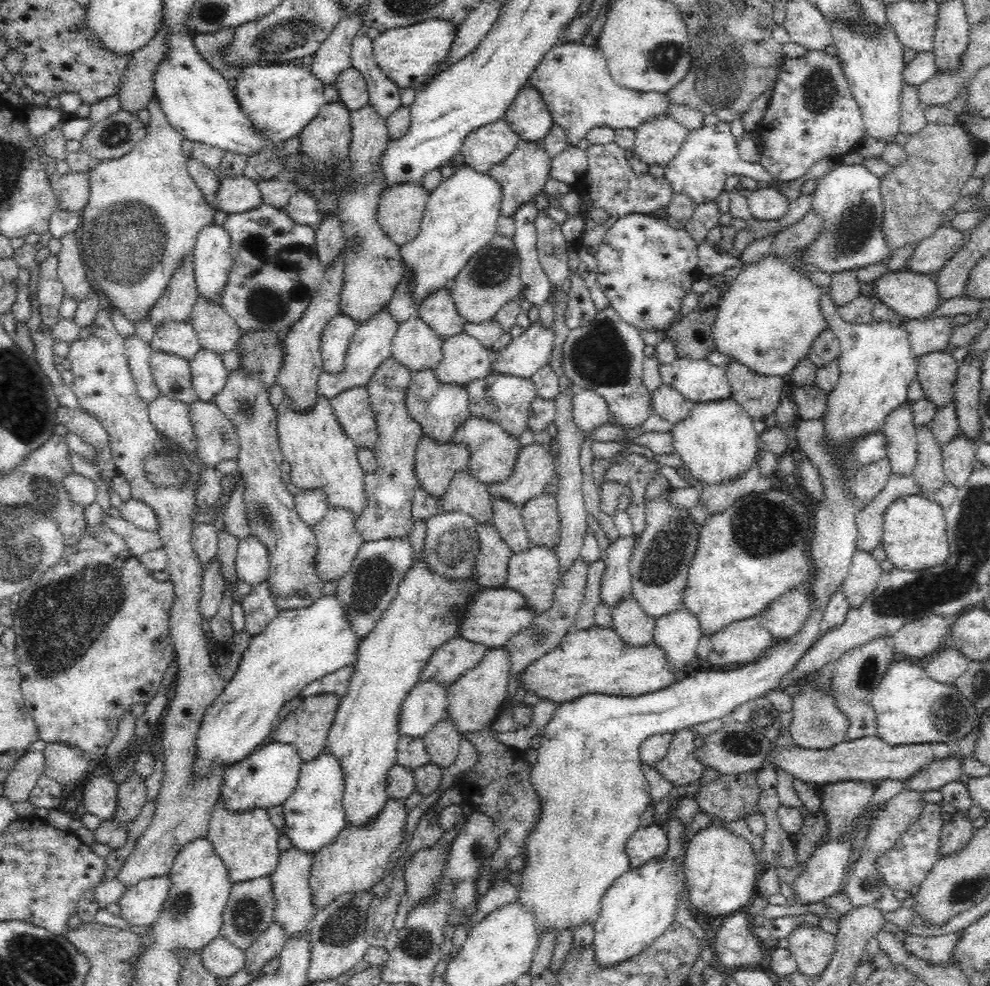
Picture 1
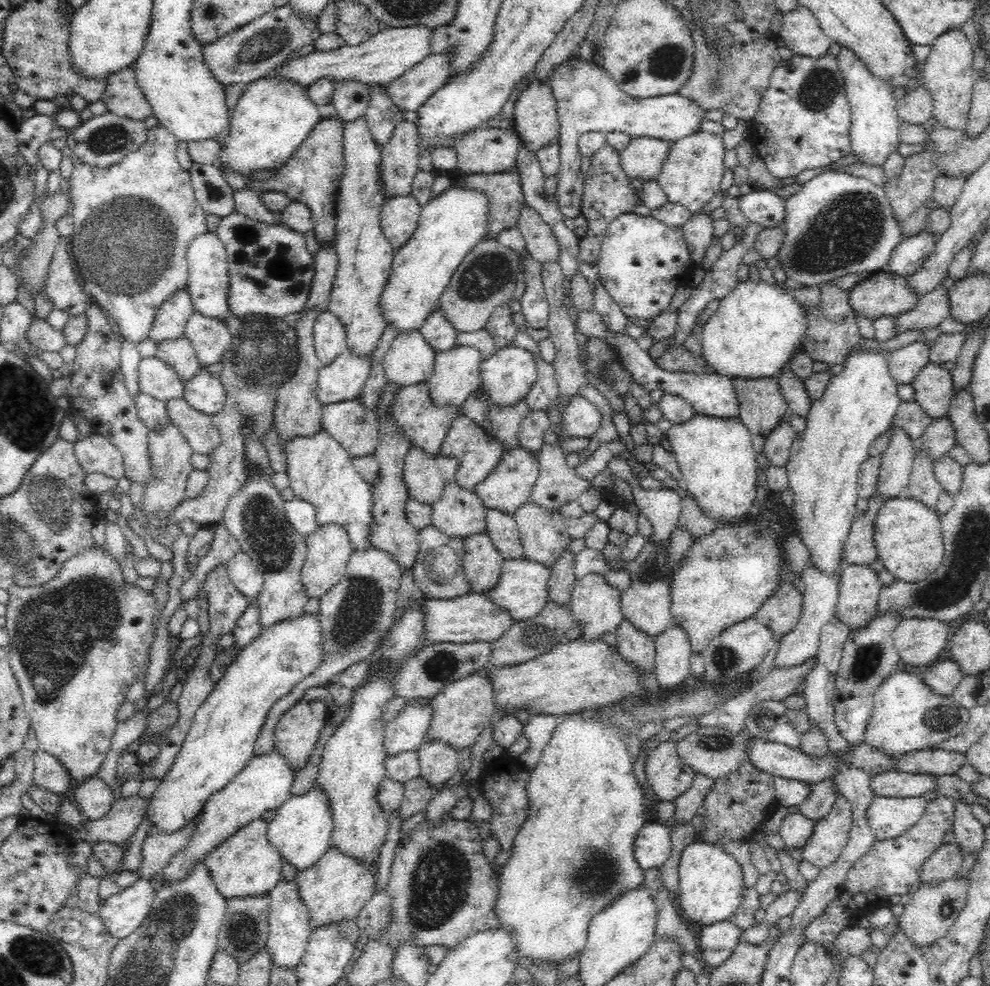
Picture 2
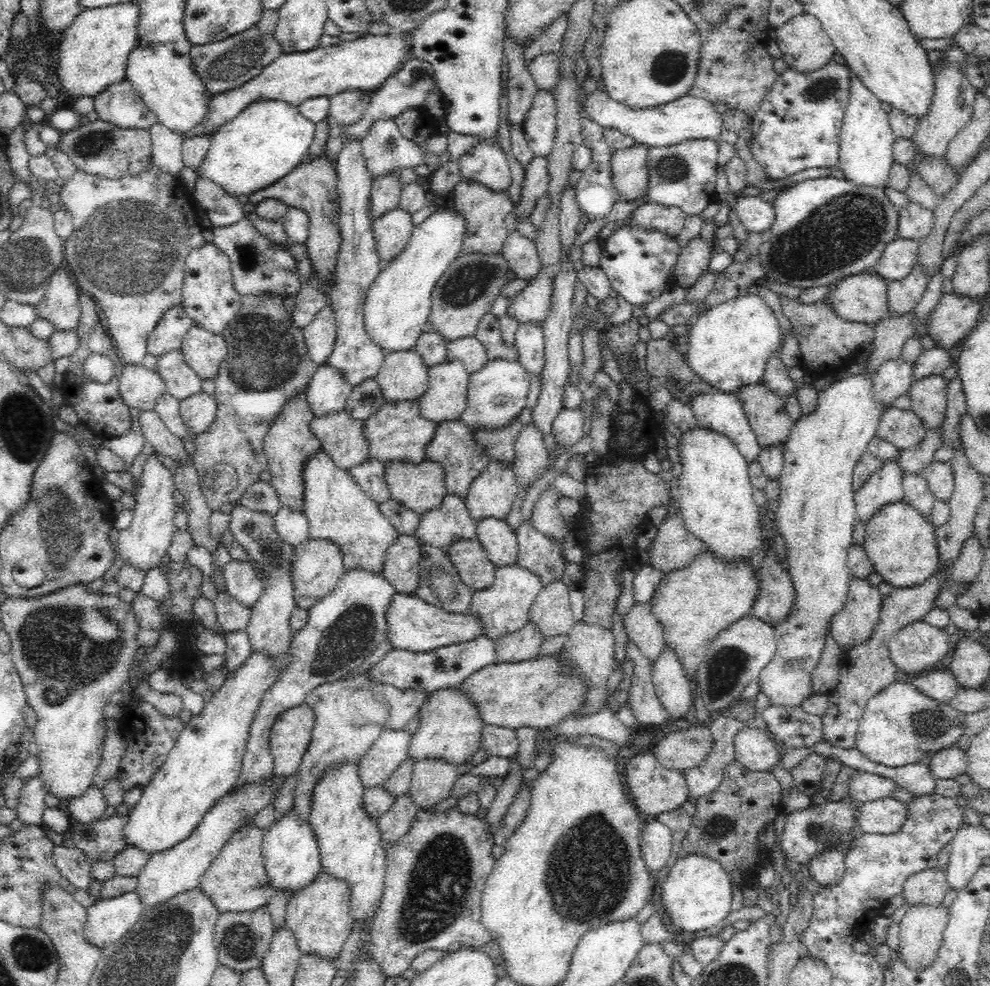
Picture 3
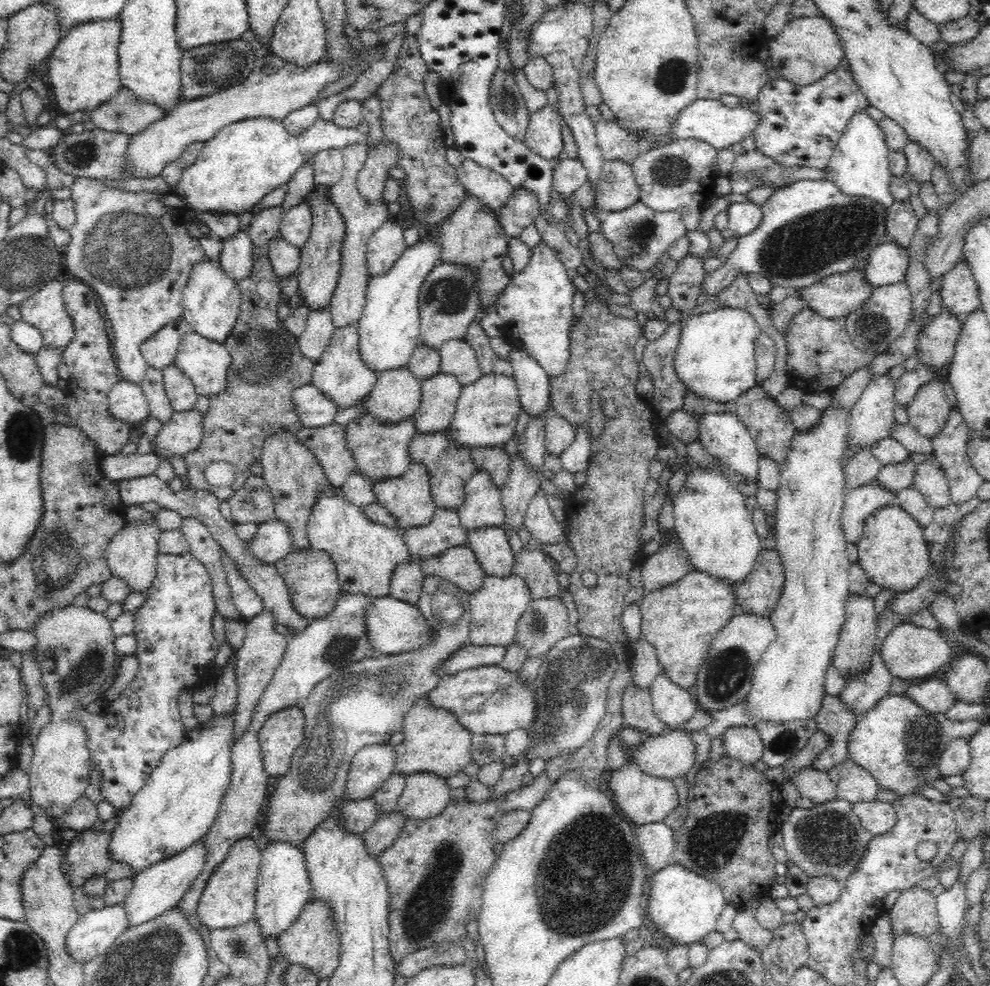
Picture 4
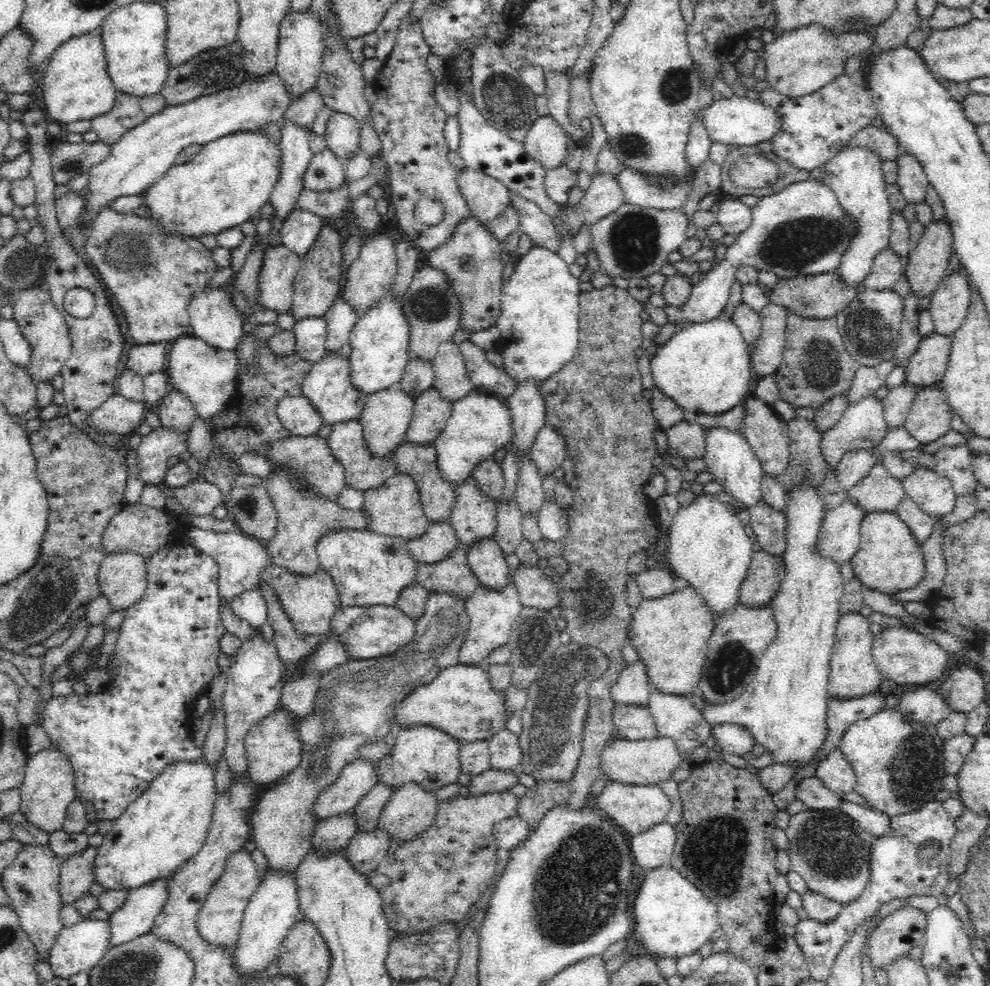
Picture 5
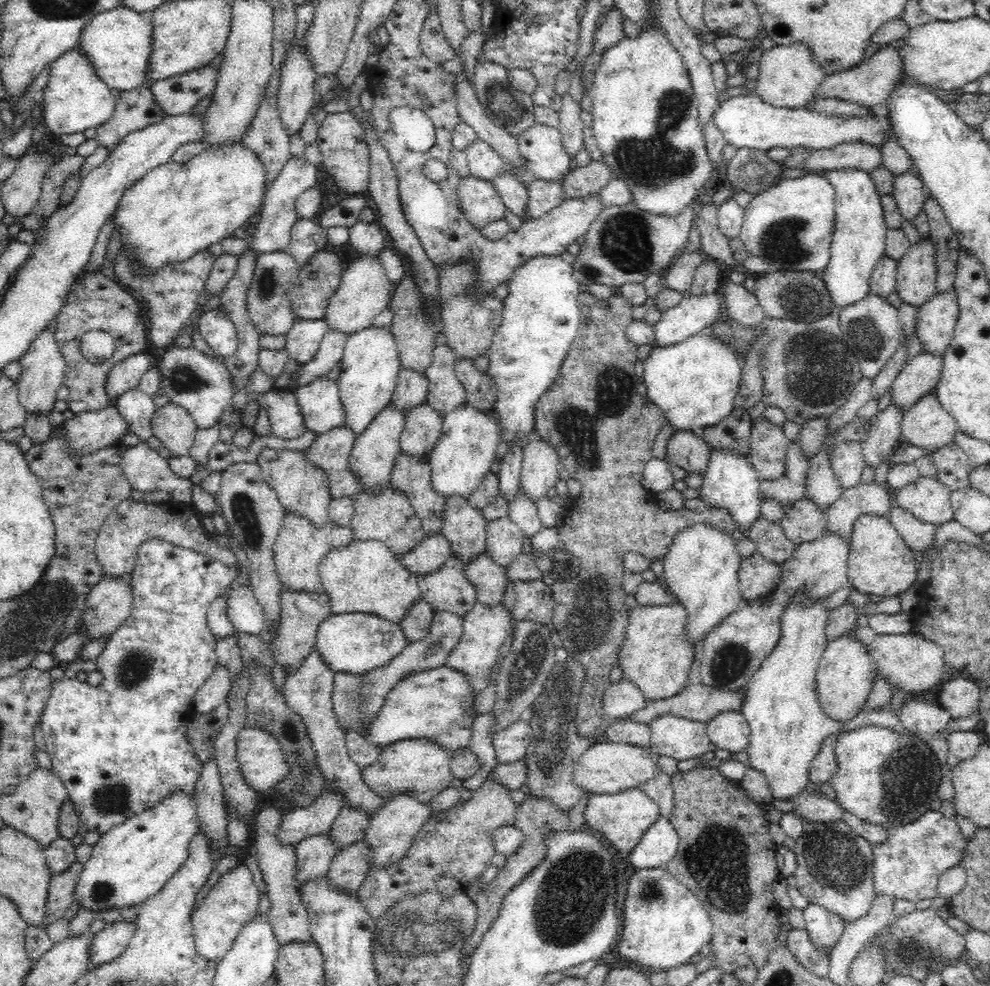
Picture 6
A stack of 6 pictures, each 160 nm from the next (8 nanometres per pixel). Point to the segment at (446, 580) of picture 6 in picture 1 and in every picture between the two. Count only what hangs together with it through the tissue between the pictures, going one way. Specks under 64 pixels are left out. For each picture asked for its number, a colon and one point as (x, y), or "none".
1: (491, 569)
2: (482, 562)
3: (476, 570)
4: (458, 564)
5: (453, 574)

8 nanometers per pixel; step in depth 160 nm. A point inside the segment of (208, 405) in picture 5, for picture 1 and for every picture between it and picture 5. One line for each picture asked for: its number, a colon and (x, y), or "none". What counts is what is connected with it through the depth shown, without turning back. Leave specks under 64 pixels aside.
1: (217, 331)
2: (211, 338)
3: (203, 350)
4: (206, 362)

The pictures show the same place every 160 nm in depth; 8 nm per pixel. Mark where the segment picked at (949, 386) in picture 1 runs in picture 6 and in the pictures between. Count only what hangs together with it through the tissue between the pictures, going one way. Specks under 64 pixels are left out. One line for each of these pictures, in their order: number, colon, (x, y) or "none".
2: (934, 386)
3: (928, 395)
4: (928, 411)
5: (929, 418)
6: (927, 424)

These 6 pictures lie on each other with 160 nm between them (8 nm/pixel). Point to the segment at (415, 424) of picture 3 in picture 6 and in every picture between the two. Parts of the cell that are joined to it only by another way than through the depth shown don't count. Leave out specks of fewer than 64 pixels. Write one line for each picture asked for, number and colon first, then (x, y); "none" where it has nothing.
4: (380, 449)
5: (364, 470)
6: (330, 451)

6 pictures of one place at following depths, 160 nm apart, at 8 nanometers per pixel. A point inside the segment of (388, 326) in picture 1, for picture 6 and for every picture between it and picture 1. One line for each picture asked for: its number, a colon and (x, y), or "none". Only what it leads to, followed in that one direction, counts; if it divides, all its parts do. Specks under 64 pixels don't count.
2: (342, 379)
3: (328, 390)
4: (314, 408)
5: (297, 414)
6: (287, 422)

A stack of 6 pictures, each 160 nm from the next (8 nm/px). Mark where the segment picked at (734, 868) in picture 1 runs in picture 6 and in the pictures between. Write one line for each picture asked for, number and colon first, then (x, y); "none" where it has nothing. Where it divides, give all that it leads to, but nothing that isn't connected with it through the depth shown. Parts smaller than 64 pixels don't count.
2: (711, 883)
3: (697, 893)
4: (685, 906)
5: (674, 918)
6: (665, 924)

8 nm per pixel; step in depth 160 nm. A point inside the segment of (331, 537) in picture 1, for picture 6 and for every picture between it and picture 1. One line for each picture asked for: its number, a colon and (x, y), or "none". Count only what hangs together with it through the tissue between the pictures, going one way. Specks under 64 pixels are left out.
2: (329, 548)
3: (317, 566)
4: (310, 575)
5: (310, 601)
6: (301, 612)

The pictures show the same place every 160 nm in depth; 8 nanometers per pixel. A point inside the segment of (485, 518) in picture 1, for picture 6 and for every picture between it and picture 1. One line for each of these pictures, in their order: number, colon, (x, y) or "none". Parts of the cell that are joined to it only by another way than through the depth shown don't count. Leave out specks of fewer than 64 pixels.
2: (458, 512)
3: (450, 521)
4: (445, 530)
5: (439, 540)
6: (434, 549)

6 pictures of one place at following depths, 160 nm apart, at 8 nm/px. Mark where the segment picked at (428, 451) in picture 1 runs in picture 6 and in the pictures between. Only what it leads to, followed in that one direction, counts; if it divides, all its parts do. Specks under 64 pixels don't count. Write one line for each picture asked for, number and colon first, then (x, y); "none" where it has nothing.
2: (426, 475)
3: (420, 487)
4: (408, 497)
5: (395, 509)
6: (387, 515)

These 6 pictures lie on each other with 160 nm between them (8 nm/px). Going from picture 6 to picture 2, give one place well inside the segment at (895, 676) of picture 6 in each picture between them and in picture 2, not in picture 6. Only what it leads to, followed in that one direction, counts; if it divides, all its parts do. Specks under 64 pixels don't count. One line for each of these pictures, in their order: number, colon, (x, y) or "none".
2: (918, 641)
3: (916, 647)
4: (909, 651)
5: (905, 656)

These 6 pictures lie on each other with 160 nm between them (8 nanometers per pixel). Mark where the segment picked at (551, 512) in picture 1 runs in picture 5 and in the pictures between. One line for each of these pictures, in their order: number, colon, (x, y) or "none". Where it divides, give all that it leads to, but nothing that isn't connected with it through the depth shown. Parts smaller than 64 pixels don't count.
2: (543, 533)
3: (544, 556)
4: (540, 571)
5: (536, 589)

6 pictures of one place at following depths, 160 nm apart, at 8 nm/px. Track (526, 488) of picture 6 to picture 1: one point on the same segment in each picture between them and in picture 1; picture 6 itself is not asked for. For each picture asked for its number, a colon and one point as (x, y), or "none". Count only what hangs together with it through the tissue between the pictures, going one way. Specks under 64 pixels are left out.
1: (590, 410)
2: (581, 418)
3: (568, 427)
4: (560, 434)
5: (549, 448)

